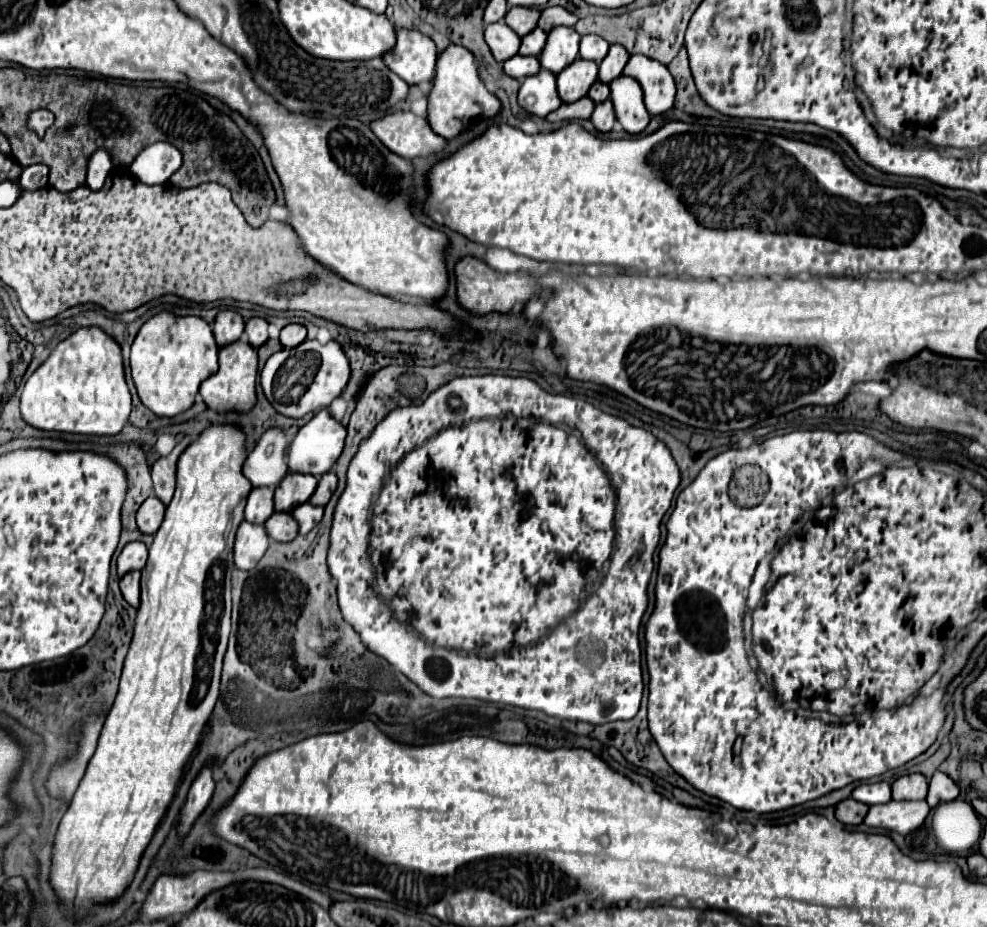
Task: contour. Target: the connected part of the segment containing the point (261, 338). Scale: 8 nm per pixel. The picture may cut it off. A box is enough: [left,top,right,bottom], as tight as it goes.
[246,317,268,349]

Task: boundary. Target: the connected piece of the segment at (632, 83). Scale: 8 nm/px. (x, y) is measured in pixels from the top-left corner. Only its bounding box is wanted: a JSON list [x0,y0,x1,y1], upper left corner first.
[610,75,650,135]

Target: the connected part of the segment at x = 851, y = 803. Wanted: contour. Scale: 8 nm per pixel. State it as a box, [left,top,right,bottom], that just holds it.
[836,799,870,825]

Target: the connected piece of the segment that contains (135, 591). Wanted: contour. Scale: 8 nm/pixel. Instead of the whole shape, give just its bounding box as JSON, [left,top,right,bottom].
[120,571,140,607]

